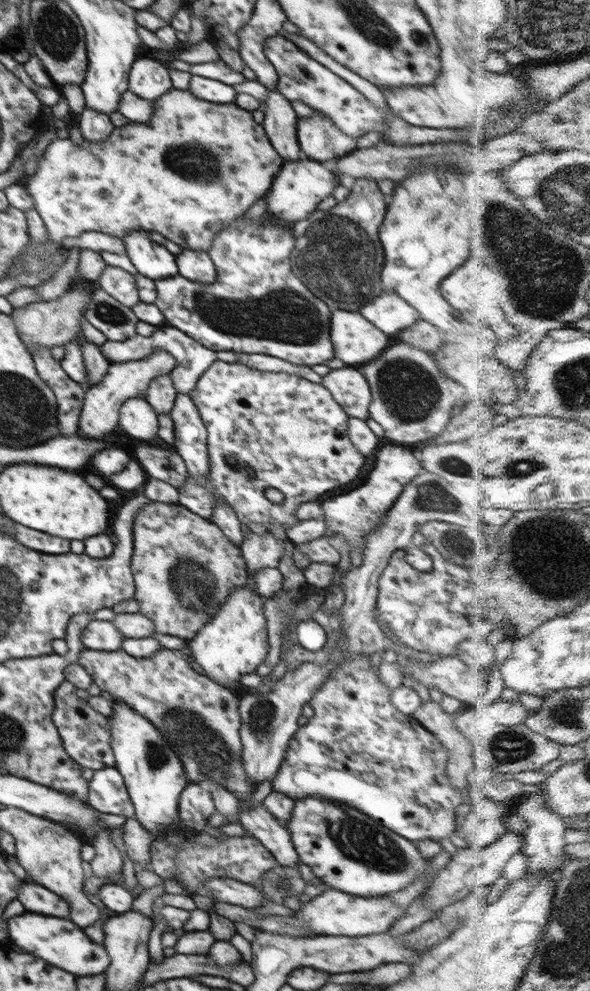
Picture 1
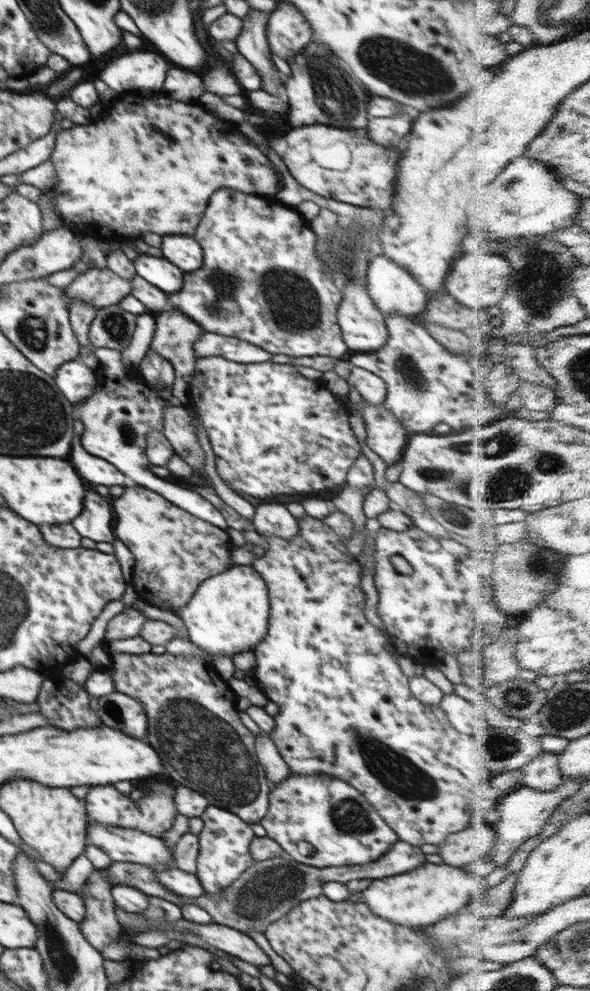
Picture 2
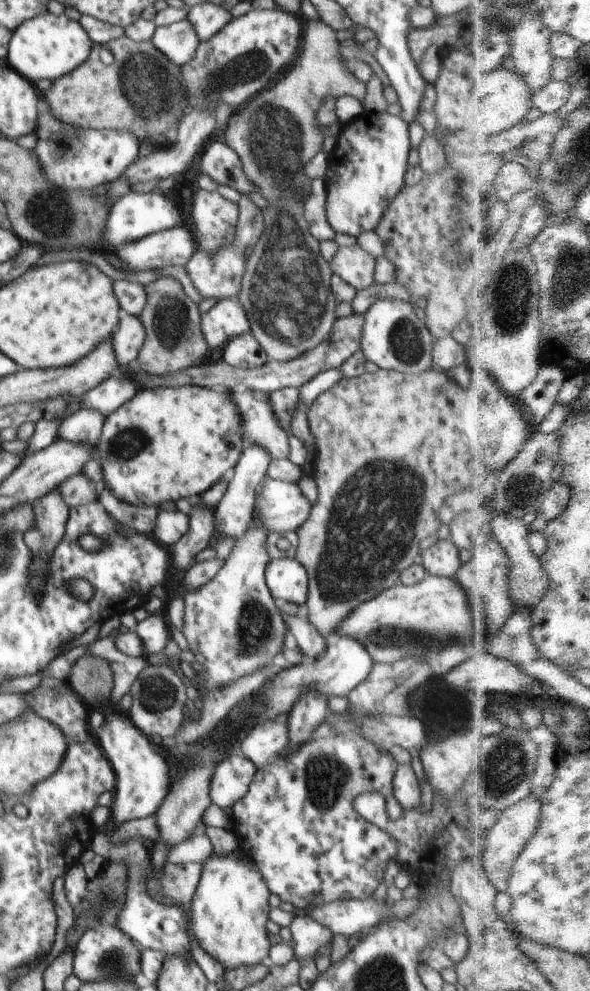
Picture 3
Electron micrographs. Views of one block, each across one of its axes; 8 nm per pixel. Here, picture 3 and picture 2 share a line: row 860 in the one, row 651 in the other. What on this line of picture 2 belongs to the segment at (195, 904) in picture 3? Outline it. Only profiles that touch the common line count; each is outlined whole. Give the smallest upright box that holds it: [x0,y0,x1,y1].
[173,566,269,656]

